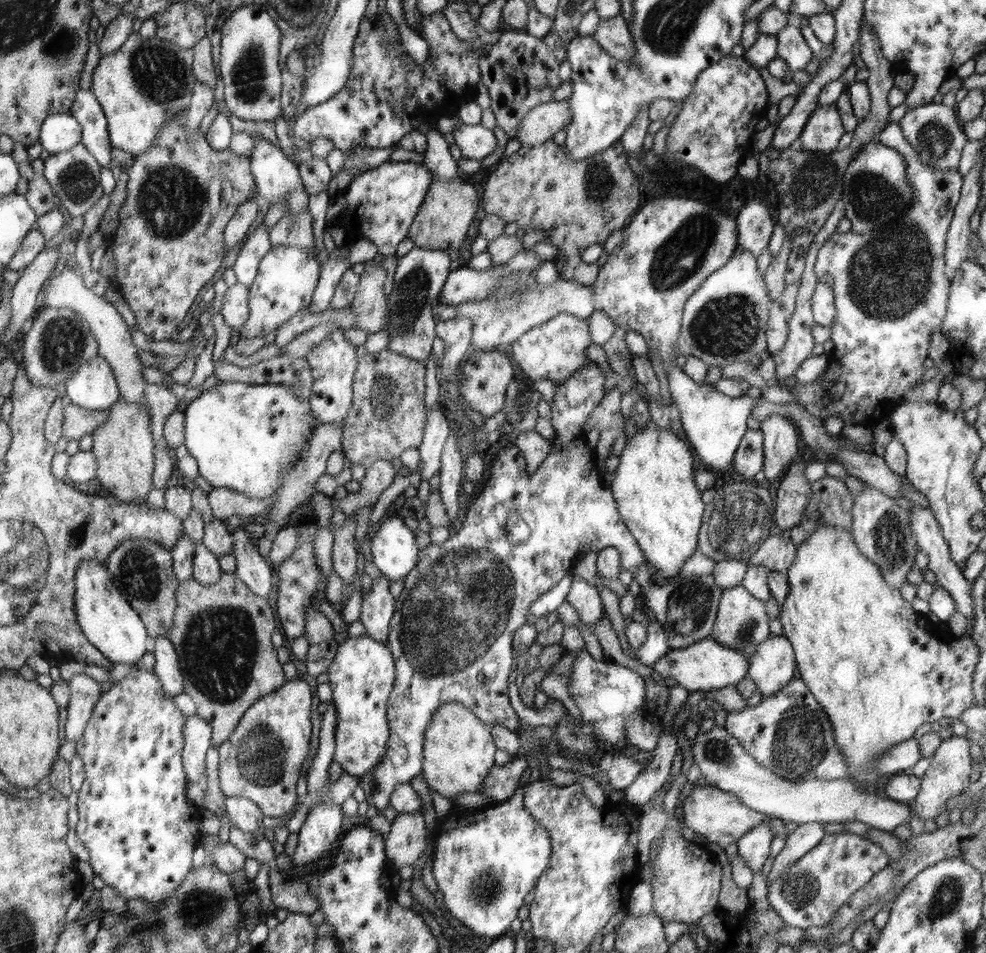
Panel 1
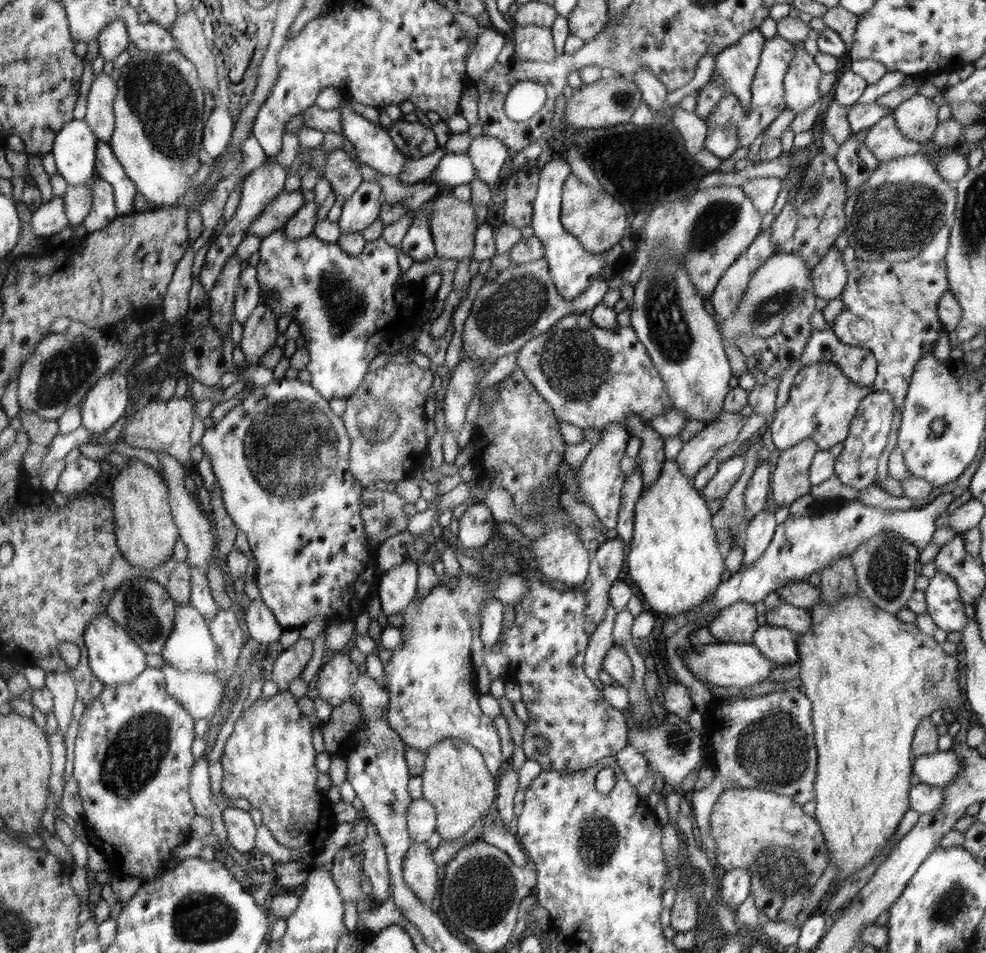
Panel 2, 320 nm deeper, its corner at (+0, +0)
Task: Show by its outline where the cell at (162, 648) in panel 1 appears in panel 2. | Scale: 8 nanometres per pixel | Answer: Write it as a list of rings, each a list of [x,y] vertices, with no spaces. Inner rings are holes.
[[[169,662],[160,669],[165,673],[169,693],[185,705],[185,710],[194,719],[209,721],[213,718],[222,704],[224,690],[228,690],[218,675],[176,670]]]

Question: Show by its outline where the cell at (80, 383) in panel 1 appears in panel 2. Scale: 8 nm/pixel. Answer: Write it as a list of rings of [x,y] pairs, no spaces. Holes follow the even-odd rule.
[[[126,374],[104,375],[87,390],[81,402],[81,426],[90,434],[115,431],[128,408],[129,390]]]

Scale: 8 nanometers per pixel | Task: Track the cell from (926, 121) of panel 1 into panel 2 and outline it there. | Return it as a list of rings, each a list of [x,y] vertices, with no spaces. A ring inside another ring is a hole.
[[[918,94],[905,100],[893,109],[893,117],[900,132],[910,140],[930,143],[932,135],[939,125],[937,117],[938,104]]]

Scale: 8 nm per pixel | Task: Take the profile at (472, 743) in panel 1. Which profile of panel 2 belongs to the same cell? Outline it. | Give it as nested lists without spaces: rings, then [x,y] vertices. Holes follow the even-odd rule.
[[[446,739],[425,752],[425,767],[422,778],[424,800],[437,811],[435,830],[442,841],[458,840],[476,822],[488,815],[490,806],[496,798],[496,782],[493,772],[485,762],[485,756],[473,744],[461,739]]]

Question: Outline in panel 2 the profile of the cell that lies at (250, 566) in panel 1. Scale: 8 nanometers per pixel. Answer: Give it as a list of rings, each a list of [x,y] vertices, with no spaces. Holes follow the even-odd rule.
[[[262,599],[251,601],[245,613],[244,622],[246,622],[248,632],[255,642],[268,645],[270,642],[279,640],[284,627],[278,624],[272,610]]]

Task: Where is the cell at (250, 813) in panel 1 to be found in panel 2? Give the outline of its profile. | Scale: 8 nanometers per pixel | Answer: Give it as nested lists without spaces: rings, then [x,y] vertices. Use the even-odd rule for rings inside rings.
[[[224,807],[223,821],[227,832],[227,842],[240,853],[249,854],[256,846],[257,827],[249,811],[235,807]]]

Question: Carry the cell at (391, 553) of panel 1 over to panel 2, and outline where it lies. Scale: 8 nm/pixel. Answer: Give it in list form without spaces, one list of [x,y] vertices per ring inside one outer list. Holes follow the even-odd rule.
[[[402,562],[386,573],[382,572],[377,593],[384,616],[405,612],[415,600],[417,568],[416,562]]]

